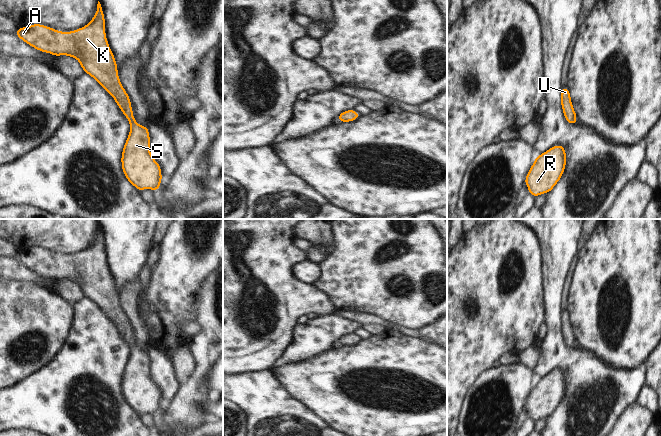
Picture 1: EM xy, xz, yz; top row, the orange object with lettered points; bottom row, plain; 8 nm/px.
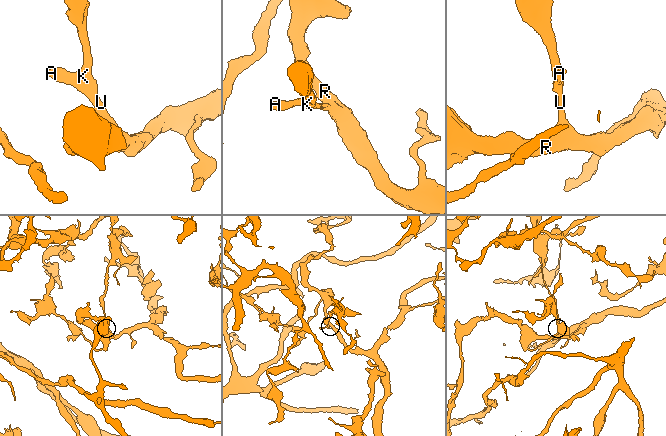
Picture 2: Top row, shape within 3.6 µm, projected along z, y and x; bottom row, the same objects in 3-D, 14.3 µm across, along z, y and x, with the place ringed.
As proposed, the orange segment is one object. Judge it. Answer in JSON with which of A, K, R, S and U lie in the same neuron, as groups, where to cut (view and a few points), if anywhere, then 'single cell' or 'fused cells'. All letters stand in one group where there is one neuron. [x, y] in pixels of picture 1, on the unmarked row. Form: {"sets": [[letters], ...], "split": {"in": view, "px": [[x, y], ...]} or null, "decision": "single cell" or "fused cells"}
{"sets": [["A", "K", "R", "S", "U"]], "split": null, "decision": "single cell"}

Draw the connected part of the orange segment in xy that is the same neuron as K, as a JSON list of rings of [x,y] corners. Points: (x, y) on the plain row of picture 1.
[[[100,226],[91,245],[74,255],[62,256],[42,248],[31,248],[19,251],[15,258],[41,276],[76,282],[84,297],[91,299],[114,322],[130,348],[122,374],[122,395],[139,416],[144,413],[157,415],[162,406],[161,391],[150,377],[148,350],[136,346],[129,319],[120,306],[117,286],[106,262],[105,241]]]

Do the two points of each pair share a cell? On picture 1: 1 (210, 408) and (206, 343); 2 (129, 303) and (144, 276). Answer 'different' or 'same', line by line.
1: same
2: different

